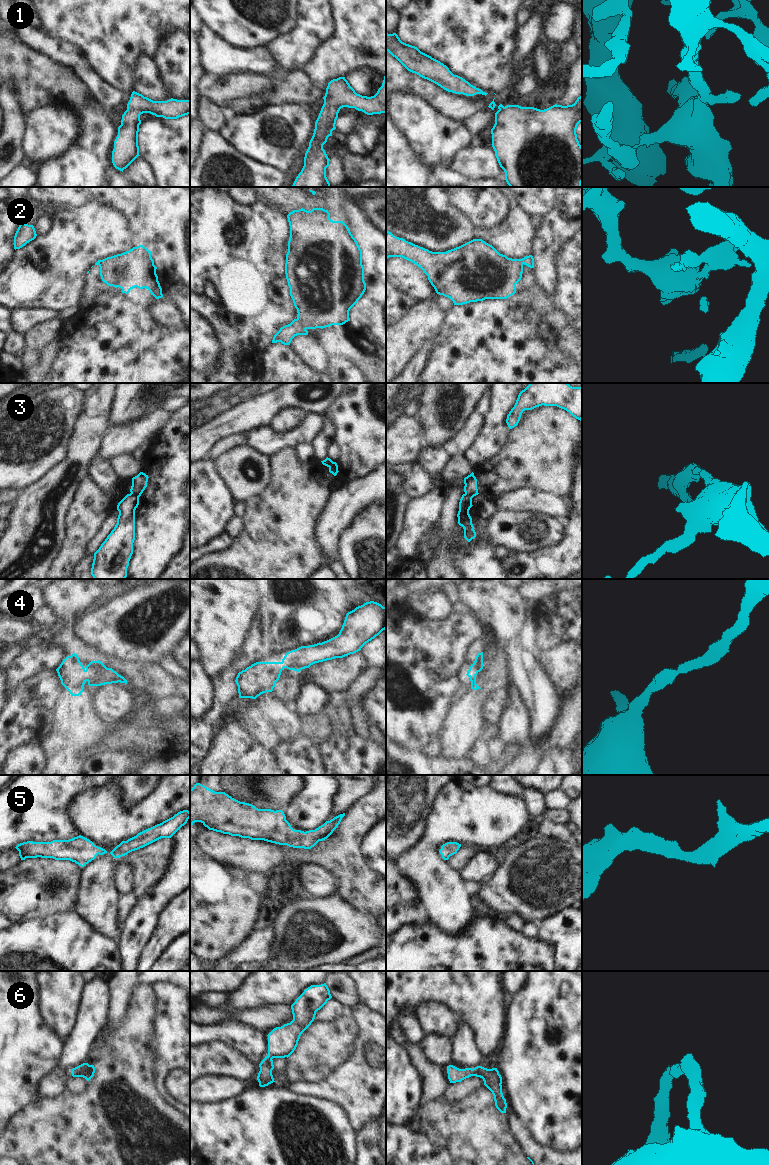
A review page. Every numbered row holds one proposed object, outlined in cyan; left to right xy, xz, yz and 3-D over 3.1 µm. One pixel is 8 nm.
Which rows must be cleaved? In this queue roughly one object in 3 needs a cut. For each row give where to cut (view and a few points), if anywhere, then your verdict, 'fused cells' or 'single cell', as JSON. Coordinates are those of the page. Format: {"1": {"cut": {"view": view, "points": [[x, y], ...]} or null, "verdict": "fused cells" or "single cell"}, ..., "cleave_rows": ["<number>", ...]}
{"1": {"cut": null, "verdict": "single cell"}, "2": {"cut": null, "verdict": "single cell"}, "3": {"cut": {"view": "xy", "points": [[131, 492], [138, 498]]}, "verdict": "fused cells"}, "4": {"cut": null, "verdict": "single cell"}, "5": {"cut": null, "verdict": "single cell"}, "6": {"cut": null, "verdict": "single cell"}, "cleave_rows": ["3"]}

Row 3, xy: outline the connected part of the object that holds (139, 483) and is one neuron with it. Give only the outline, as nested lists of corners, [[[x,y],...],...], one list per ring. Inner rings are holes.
[[[140,472],[137,476],[133,477],[130,492],[139,498],[147,487],[148,478],[148,475],[143,472]]]

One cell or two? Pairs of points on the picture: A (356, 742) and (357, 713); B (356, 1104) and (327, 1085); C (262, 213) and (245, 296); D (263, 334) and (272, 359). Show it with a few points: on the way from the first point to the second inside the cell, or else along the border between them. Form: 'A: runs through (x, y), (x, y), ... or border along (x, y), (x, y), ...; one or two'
A: border along (355, 732), (364, 738), (369, 738); two
B: runs through (349, 1097), (339, 1087), (334, 1087); one
C: runs through (258, 234), (247, 245), (247, 275); one
D: border along (271, 342), (260, 356), (261, 369); two

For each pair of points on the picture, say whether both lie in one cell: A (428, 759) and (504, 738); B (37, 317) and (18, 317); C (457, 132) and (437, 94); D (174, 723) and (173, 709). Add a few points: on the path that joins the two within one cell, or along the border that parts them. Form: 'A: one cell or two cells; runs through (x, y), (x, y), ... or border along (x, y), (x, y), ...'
A: two cells; border along (517, 746), (500, 746), (494, 749)
B: one cell; runs through (32, 317), (23, 317)
C: two cells; border along (429, 103), (444, 114), (463, 122)
D: two cells; border along (152, 707), (154, 719), (179, 714)

